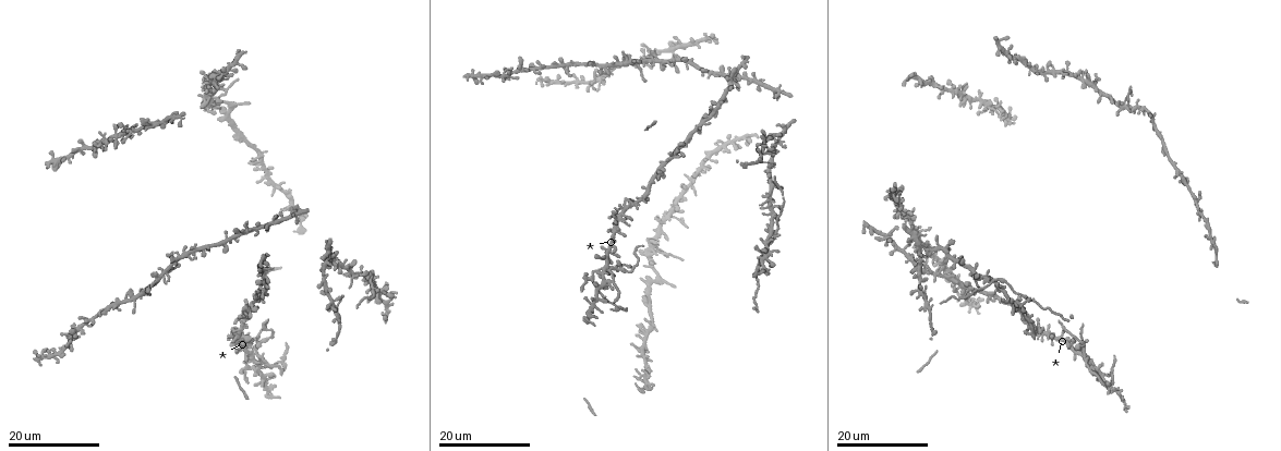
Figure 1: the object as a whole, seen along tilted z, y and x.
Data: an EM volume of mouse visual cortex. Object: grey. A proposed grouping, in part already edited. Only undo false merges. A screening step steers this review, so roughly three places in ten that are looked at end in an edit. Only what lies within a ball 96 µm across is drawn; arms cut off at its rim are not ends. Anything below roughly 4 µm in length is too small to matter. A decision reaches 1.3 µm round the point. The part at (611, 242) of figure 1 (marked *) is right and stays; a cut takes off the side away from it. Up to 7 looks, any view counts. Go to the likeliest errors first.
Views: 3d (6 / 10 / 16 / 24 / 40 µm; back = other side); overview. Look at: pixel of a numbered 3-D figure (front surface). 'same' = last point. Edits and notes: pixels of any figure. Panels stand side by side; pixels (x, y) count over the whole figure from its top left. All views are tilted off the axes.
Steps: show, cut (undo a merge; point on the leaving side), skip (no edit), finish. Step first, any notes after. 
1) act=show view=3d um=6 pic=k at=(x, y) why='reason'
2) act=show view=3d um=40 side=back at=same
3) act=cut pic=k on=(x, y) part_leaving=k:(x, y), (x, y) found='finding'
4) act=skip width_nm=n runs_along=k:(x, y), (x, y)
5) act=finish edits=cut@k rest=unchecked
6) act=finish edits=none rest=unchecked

act=show view=3d um=24 pic=1 at=(203, 85)

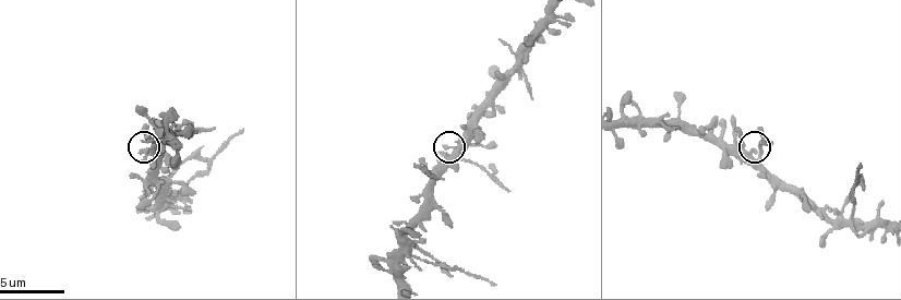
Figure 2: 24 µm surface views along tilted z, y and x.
act=show view=3d um=6 pic=2 at=(447, 151) why='closer look'

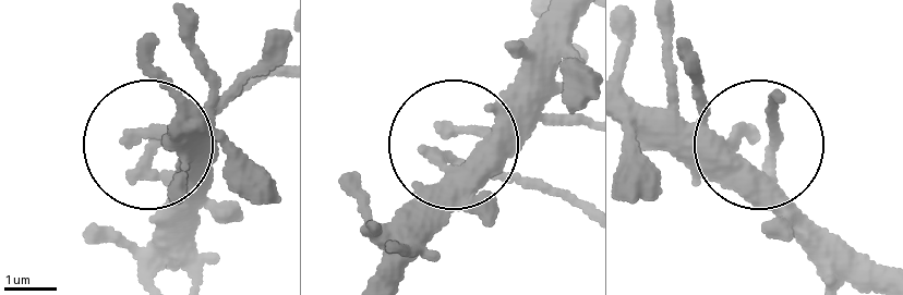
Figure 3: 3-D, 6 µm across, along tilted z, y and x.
act=skip side_arm_um=6 runs_along=3:(385, 268), (438, 195), (445, 159), (558, 189) found='one neuron here'

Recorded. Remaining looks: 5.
act=show view=3d um=24 pic=1 at=(257, 354)

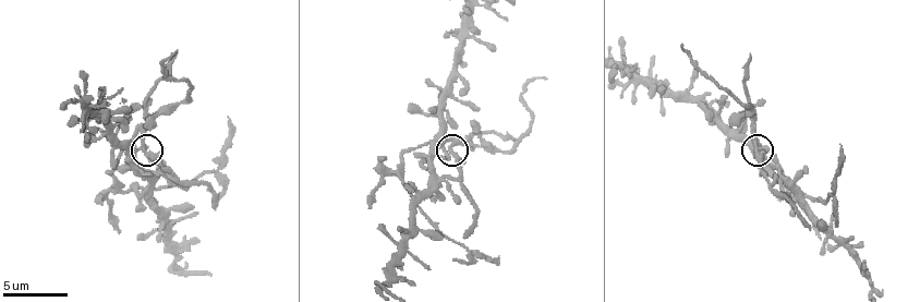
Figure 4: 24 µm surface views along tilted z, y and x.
act=show view=3d um=10 pic=4 at=(142, 150)

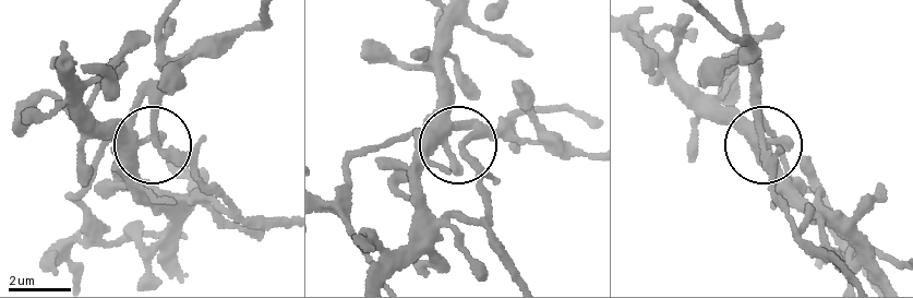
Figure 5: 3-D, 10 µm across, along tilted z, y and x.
act=skip side_arm_um=14 found='all the same neuron'

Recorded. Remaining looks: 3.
act=show view=3d um=24 pic=1 at=(774, 214) why='four or more arms meet'

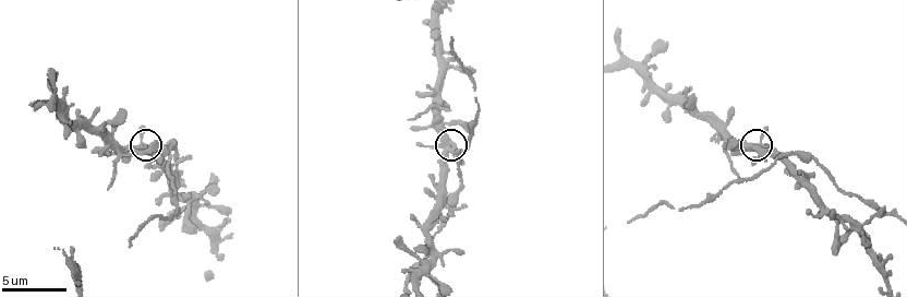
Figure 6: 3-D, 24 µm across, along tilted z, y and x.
act=show view=3d um=6 pic=6 at=(447, 150)

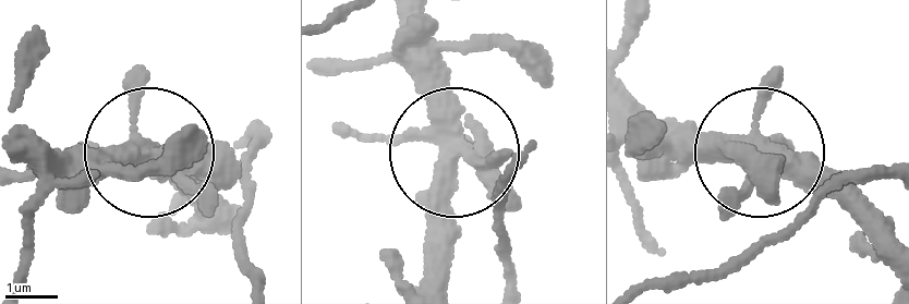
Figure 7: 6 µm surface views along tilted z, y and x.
act=skip side_arm_um=20 found='all the same neuron'

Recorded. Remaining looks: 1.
act=finish edits=none rest=unchecked

